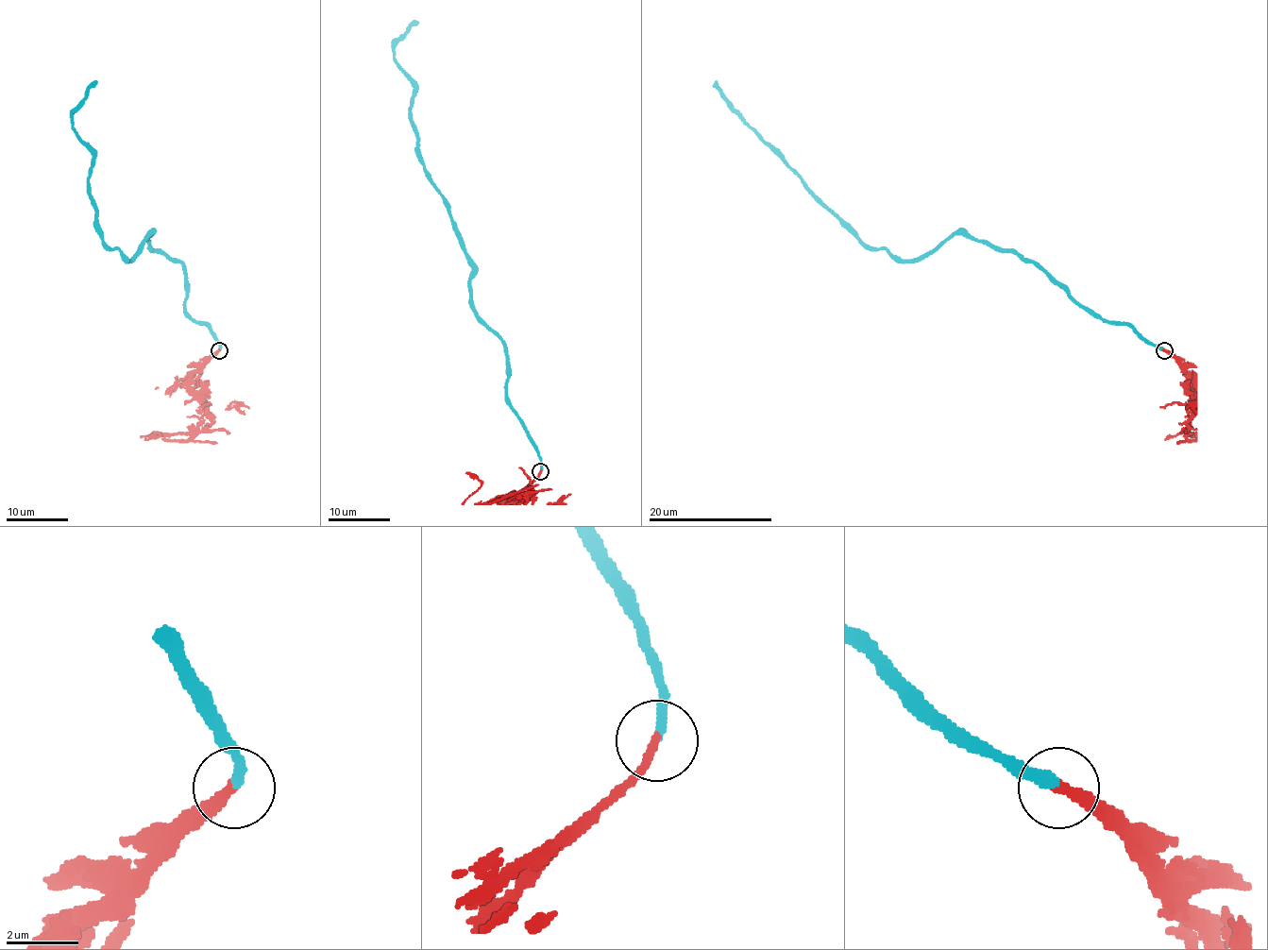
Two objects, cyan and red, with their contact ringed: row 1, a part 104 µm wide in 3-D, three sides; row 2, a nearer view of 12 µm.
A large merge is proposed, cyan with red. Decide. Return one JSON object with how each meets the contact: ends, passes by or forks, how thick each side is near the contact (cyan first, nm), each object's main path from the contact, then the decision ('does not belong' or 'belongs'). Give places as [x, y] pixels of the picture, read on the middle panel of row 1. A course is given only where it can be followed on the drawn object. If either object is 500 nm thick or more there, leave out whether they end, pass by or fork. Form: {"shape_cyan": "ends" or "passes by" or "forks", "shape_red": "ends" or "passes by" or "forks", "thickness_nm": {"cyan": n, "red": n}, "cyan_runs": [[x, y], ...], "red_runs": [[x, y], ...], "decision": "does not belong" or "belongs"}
{"shape_cyan": "ends", "shape_red": "ends", "thickness_nm": {"cyan": 280, "red": 280}, "cyan_runs": [[541, 471], [507, 394], [505, 345], [473, 306], [473, 261], [411, 122], [414, 82], [394, 44], [419, 22]], "red_runs": [[541, 471], [513, 496], [513, 499], [526, 499], [510, 496], [475, 503], [468, 498], [481, 482], [465, 472]], "decision": "does not belong"}

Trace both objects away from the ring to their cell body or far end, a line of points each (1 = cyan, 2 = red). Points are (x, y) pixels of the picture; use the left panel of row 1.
1: (219, 349), (185, 311), (184, 266), (151, 234), (128, 260), (104, 242), (92, 150), (73, 127), (97, 82)
2: (219, 349), (192, 376), (202, 417), (189, 432), (147, 436), (155, 432), (160, 434), (143, 439)

